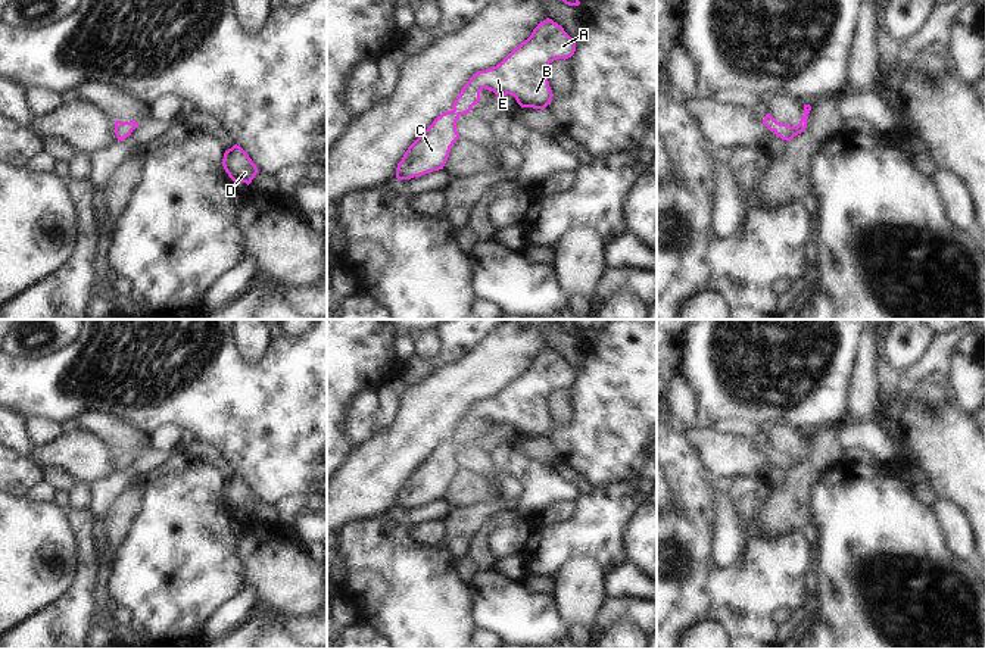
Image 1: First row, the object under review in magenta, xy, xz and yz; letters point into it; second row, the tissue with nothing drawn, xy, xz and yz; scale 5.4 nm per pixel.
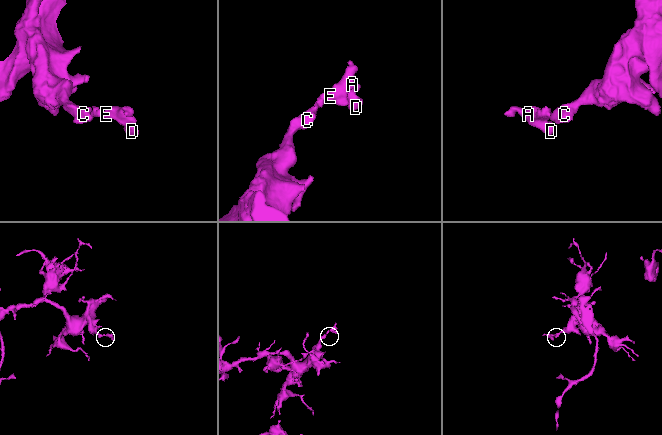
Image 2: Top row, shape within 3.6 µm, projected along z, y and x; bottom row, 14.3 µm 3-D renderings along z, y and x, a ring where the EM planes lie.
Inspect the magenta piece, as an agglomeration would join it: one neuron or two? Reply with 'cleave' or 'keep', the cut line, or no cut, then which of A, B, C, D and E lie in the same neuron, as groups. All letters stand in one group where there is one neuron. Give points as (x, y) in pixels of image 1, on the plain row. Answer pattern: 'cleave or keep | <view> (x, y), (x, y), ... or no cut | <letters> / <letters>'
keep | no cut | A B C D E

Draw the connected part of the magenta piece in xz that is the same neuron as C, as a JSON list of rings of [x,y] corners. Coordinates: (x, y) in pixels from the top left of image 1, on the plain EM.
[[[546,347],[532,362],[532,365],[515,377],[501,393],[486,400],[476,402],[462,416],[449,441],[437,446],[433,453],[408,477],[398,493],[396,508],[411,509],[433,500],[443,499],[451,477],[459,468],[456,450],[468,443],[480,431],[483,418],[493,421],[496,427],[511,424],[521,437],[545,439],[552,430],[552,419],[546,406],[546,399],[557,389],[568,389],[576,381],[576,368],[571,368],[561,355]]]

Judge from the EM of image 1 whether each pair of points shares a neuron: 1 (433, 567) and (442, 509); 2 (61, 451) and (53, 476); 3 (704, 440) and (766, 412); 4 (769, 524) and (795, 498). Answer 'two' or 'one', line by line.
1: two
2: two
3: two
4: one

